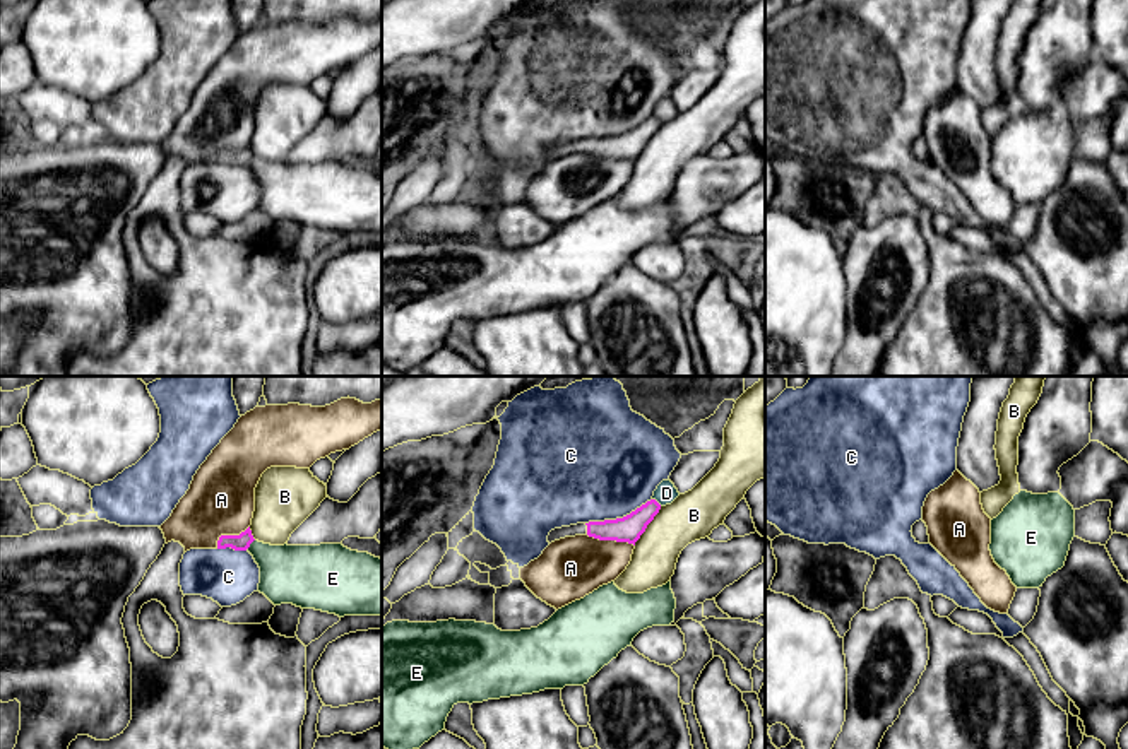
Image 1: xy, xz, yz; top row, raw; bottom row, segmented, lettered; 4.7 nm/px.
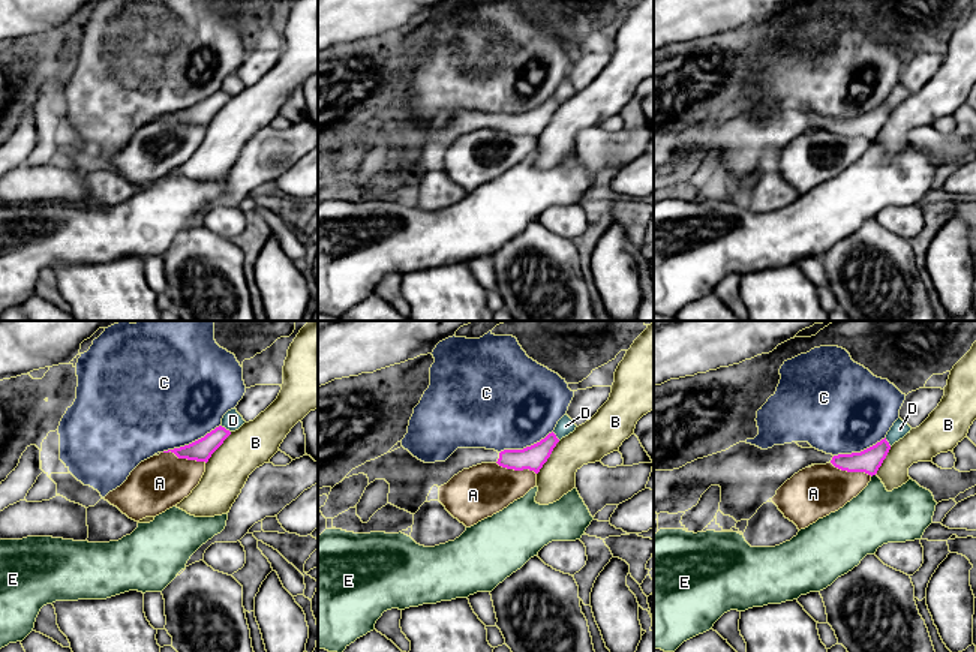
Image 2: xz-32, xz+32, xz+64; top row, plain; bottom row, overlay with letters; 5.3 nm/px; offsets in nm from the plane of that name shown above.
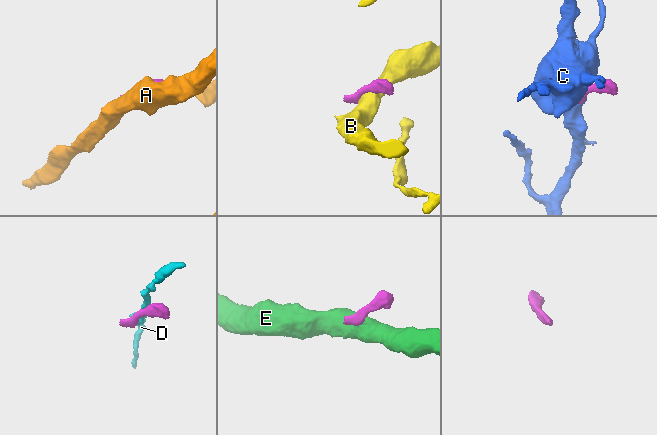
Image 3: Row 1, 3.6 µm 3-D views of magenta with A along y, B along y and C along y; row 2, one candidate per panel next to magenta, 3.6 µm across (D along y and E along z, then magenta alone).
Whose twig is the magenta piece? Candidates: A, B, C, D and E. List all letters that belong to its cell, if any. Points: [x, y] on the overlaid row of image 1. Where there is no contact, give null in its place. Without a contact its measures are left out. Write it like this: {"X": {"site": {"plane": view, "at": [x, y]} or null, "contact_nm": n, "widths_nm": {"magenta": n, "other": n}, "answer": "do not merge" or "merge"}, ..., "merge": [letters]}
{"A": {"site": {"plane": "xz", "at": [611, 539]}, "contact_nm": 240, "widths_nm": {"magenta": 130, "other": 300}, "answer": "do not merge"}, "B": {"site": {"plane": "xz", "at": [647, 524]}, "contact_nm": 220, "widths_nm": {"magenta": 130, "other": 220}, "answer": "do not merge"}, "C": {"site": {"plane": "xz", "at": [618, 518]}, "contact_nm": 340, "widths_nm": {"magenta": 130, "other": 480}, "answer": "do not merge"}, "D": {"site": {"plane": "xz", "at": [656, 501]}, "contact_nm": 60, "widths_nm": {"magenta": 130, "other": 100}, "answer": "do not merge"}, "E": {"site": {"plane": "xy", "at": [250, 542]}, "contact_nm": 70, "widths_nm": {"magenta": 80, "other": 280}, "answer": "do not merge"}, "merge": []}

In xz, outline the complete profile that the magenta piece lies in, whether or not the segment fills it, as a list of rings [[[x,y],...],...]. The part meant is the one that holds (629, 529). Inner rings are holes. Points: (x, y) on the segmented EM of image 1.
[[[650,499],[623,518],[555,528],[549,532],[548,542],[551,544],[555,540],[575,535],[589,535],[599,540],[616,540],[635,546],[635,542],[645,532],[647,525],[654,520],[659,510],[661,504],[656,499]]]

